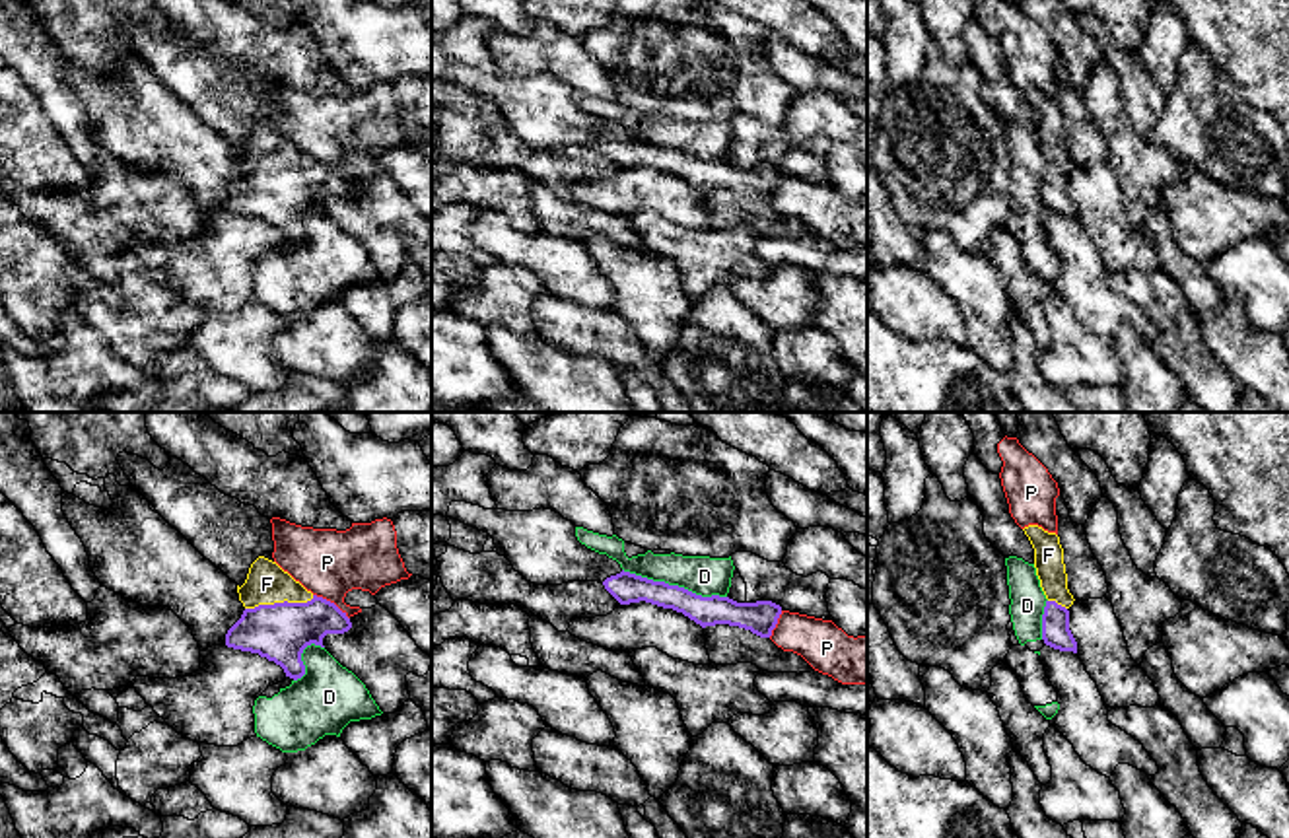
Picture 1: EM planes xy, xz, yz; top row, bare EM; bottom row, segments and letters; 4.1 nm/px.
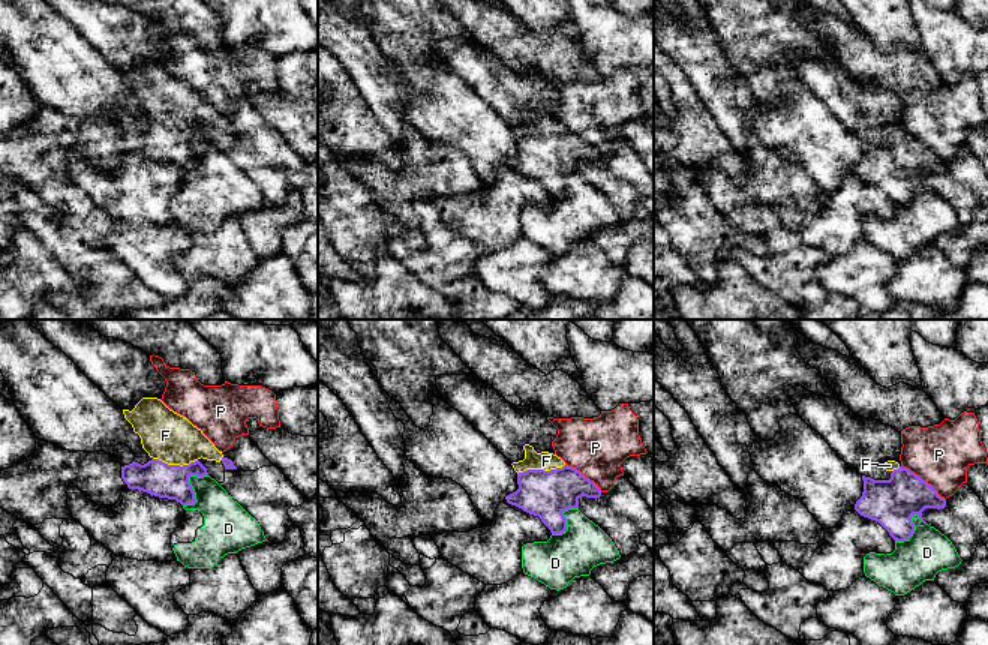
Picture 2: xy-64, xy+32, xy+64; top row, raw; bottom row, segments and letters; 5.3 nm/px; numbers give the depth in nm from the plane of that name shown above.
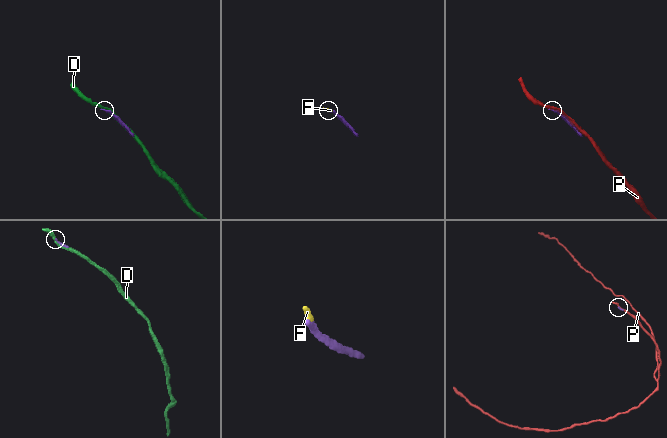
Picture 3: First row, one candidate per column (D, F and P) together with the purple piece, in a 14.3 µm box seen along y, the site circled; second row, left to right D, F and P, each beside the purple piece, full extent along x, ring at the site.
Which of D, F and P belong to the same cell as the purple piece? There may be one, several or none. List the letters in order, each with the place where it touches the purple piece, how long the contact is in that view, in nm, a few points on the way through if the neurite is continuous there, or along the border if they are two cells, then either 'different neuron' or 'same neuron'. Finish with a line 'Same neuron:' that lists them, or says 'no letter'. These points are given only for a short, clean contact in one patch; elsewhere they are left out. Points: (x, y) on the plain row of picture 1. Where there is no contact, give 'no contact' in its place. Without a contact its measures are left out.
D: xz (675, 150) | 440 nm | different neuron
F: xy (278, 168) | 300 nm | same neuron
P: xy (329, 166) | 190 nm | different neuron
Same neuron: F

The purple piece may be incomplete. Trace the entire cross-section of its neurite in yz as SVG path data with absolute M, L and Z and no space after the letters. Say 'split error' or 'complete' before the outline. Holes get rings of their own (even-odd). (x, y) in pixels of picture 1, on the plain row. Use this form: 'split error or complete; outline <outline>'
split error; outline M1028 89L1023 95L1034 113L1036 140L1048 163L1042 179L1042 204L1054 214L1077 218L1077 206L1069 194L1067 175L1075 163L1067 154L1060 101L1038 89Z

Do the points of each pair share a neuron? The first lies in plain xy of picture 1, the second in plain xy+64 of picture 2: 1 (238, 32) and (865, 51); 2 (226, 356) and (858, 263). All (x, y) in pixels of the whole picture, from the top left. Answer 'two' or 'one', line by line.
1: one
2: one

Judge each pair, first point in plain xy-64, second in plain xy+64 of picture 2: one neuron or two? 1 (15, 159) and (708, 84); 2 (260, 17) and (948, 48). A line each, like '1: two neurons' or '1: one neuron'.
1: two neurons
2: one neuron

